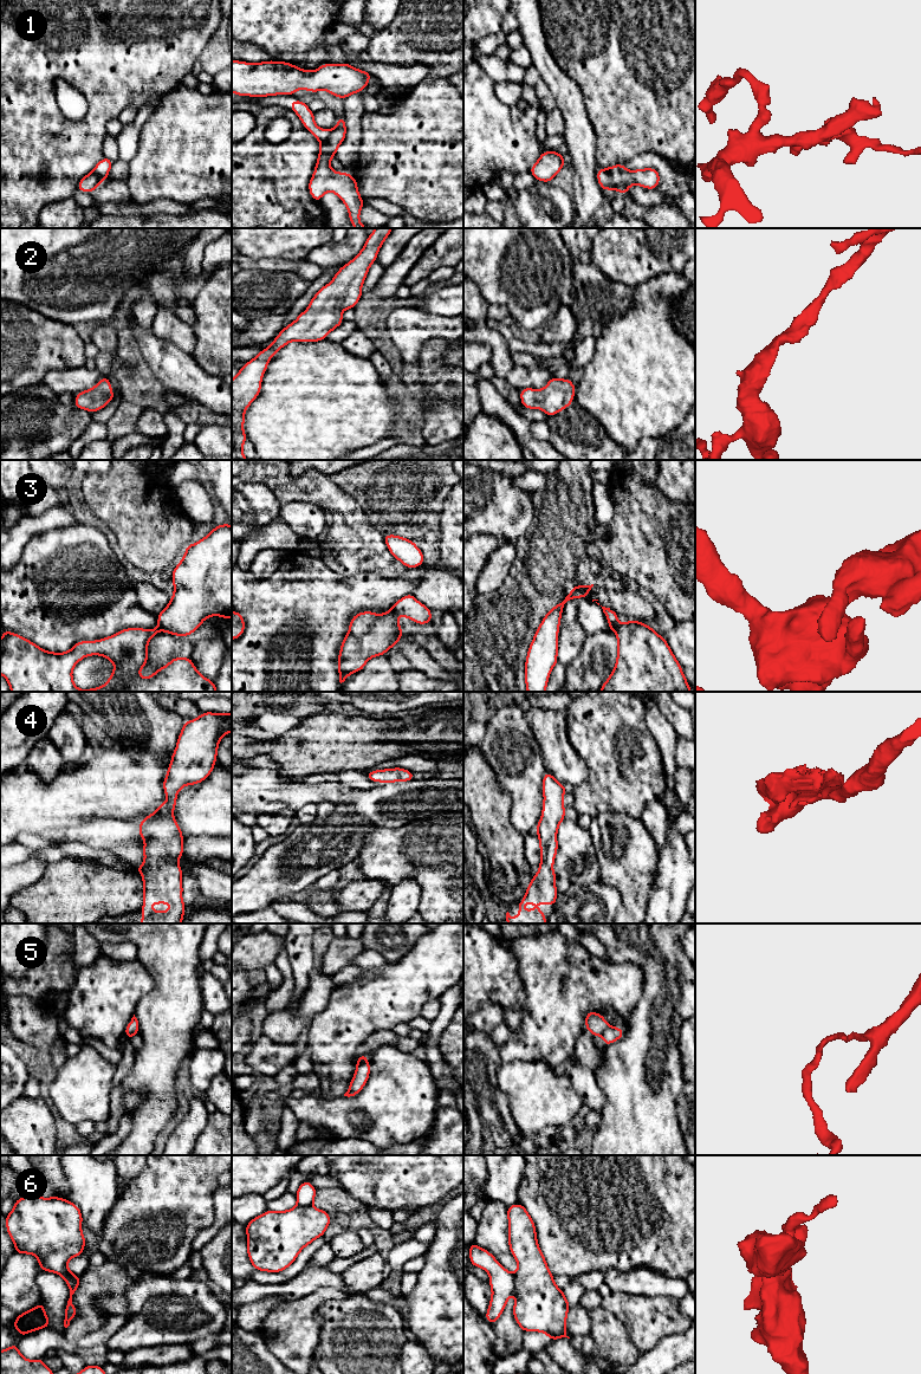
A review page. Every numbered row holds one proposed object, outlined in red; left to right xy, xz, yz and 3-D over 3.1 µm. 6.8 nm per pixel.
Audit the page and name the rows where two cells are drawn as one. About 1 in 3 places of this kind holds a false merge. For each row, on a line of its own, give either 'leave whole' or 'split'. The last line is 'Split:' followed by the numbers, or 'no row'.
1: split
2: leave whole
3: split
4: leave whole
5: split
6: split
Split: 1, 3, 5, 6

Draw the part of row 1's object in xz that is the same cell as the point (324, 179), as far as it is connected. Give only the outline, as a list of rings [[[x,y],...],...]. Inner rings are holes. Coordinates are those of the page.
[[[293,101],[290,109],[298,115],[303,125],[320,142],[316,168],[309,182],[309,192],[312,199],[320,202],[326,192],[333,192],[346,206],[352,226],[355,228],[368,228],[359,221],[359,212],[364,203],[358,193],[356,179],[349,173],[338,173],[330,167],[331,157],[327,151],[330,131],[316,125],[314,114],[304,102]]]

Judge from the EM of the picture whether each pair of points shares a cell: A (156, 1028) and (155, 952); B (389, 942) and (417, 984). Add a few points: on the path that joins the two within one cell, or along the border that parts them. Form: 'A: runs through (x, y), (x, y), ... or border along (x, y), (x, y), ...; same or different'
A: runs through (162, 1009), (162, 971); same
B: border along (419, 939), (406, 954), (396, 961), (388, 964); different

